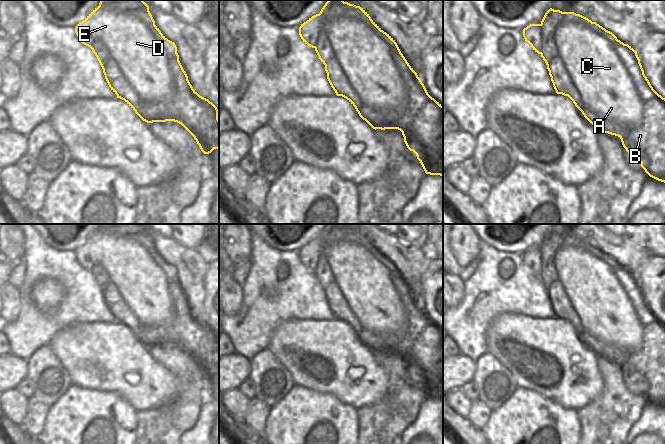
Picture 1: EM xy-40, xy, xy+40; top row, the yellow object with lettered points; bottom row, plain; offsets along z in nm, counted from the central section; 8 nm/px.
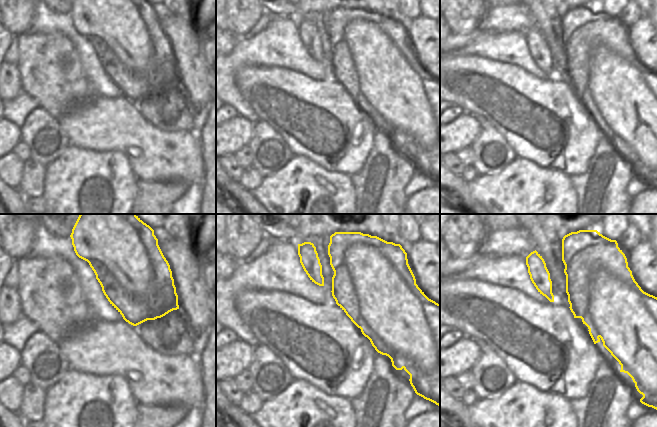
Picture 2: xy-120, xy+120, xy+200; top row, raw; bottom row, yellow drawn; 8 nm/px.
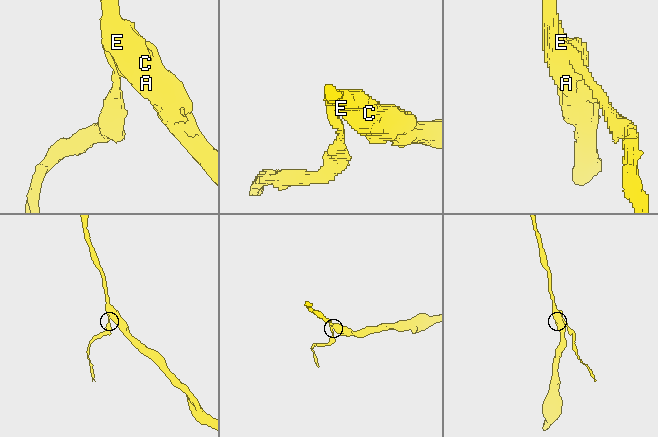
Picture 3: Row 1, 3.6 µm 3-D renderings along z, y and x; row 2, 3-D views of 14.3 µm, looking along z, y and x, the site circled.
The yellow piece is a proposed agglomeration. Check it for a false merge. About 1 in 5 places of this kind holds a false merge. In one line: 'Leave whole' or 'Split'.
Leave whole.

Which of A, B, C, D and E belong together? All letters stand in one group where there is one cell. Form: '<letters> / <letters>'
A B C D E

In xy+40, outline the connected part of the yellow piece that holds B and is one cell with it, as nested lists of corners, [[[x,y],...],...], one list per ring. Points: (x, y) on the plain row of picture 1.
[[[552,232],[540,248],[524,252],[523,261],[545,285],[556,317],[568,320],[596,353],[618,360],[628,378],[639,383],[645,396],[665,407],[665,322],[651,310],[637,276],[596,246],[574,236]]]

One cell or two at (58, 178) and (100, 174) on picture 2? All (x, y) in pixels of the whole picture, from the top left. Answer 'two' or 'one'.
one

